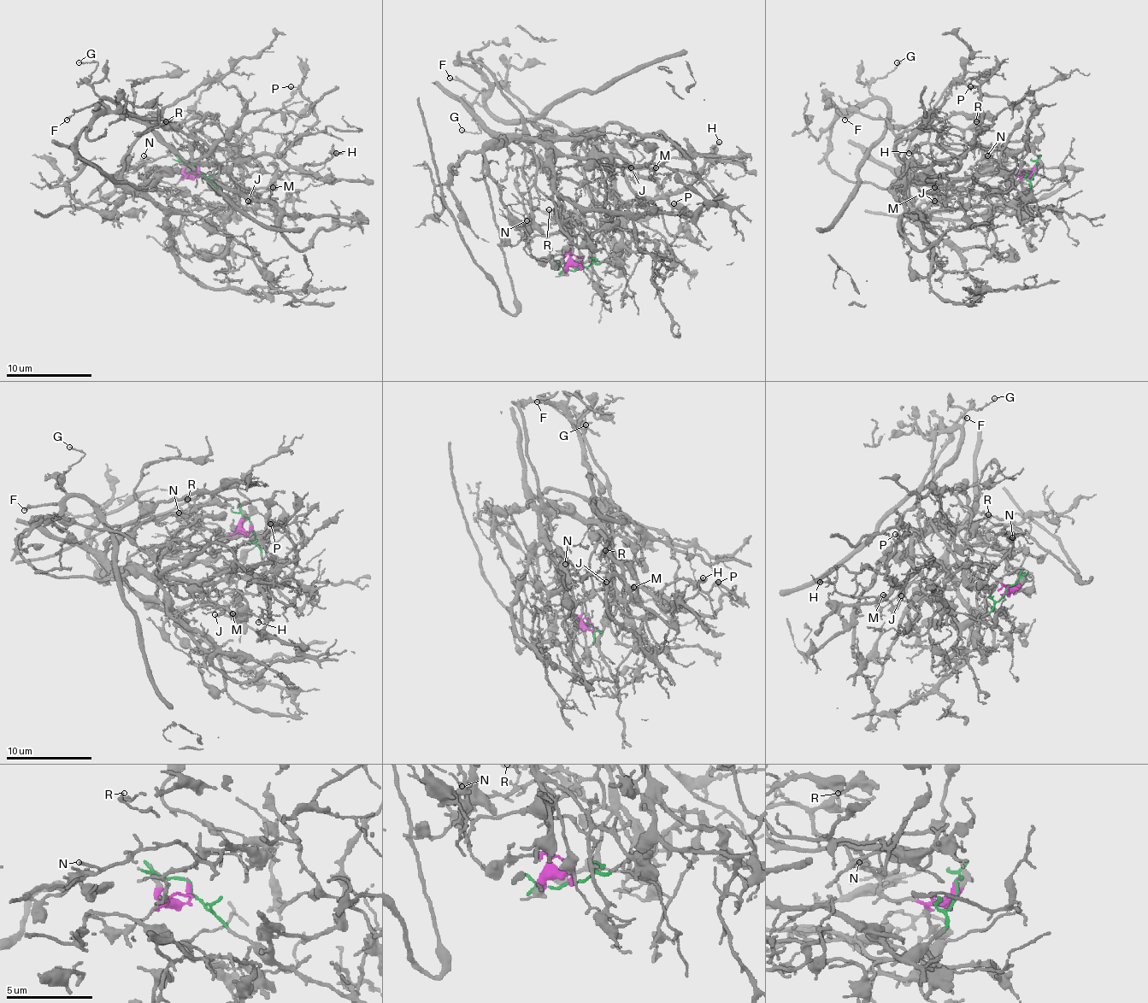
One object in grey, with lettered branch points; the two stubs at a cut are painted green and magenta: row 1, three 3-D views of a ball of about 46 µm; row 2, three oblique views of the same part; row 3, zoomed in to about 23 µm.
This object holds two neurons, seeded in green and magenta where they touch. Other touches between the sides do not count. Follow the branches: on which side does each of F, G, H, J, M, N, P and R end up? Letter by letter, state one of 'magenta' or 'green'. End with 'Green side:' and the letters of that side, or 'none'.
F: magenta
G: magenta
H: green
J: green
M: green
N: magenta
P: green
R: magenta
Green side: H, J, M, P

